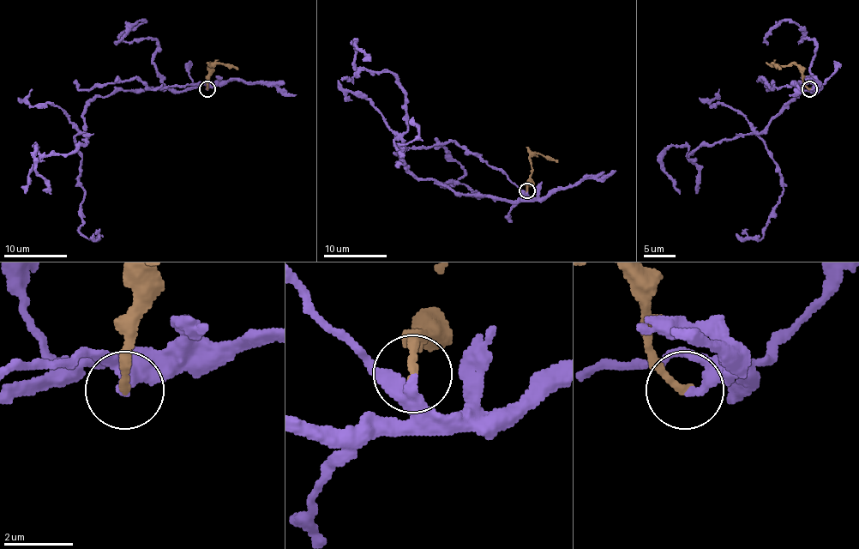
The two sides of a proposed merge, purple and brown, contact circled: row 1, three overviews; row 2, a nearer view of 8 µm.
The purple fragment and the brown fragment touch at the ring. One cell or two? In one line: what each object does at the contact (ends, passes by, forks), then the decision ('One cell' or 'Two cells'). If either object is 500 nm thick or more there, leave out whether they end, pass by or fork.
At the ring purple ends. At the ring brown ends. Two cells

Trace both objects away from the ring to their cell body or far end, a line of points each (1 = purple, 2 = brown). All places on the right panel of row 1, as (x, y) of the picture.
1: (808, 89), (819, 86), (802, 89), (759, 134), (699, 145), (690, 154), (669, 146), (662, 170), (680, 194)
2: (808, 89), (802, 80), (802, 72), (795, 64), (772, 64), (780, 69)

